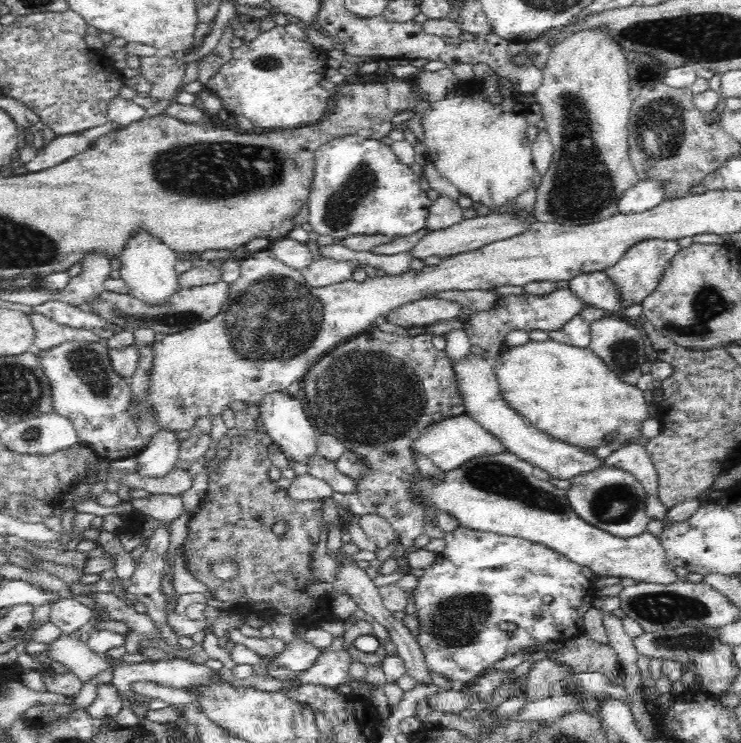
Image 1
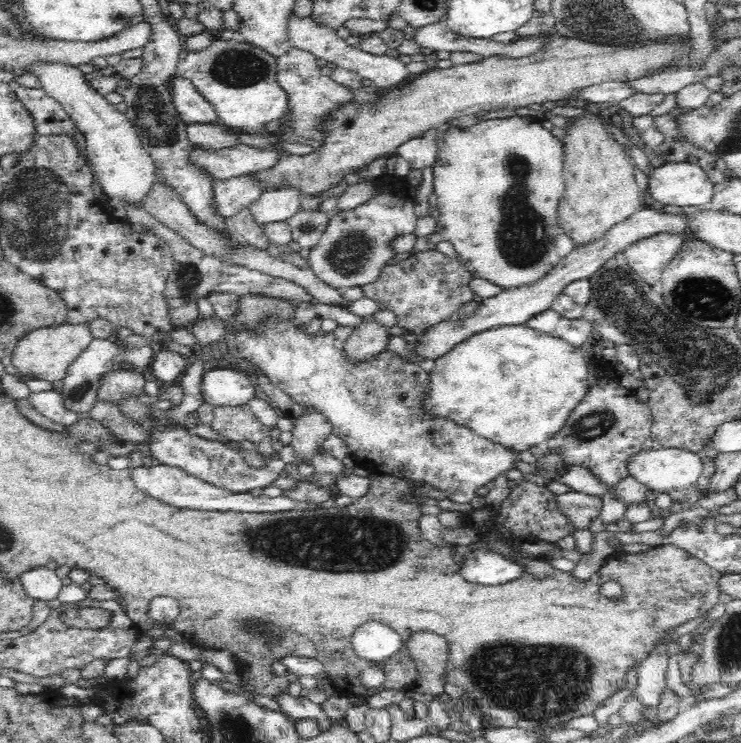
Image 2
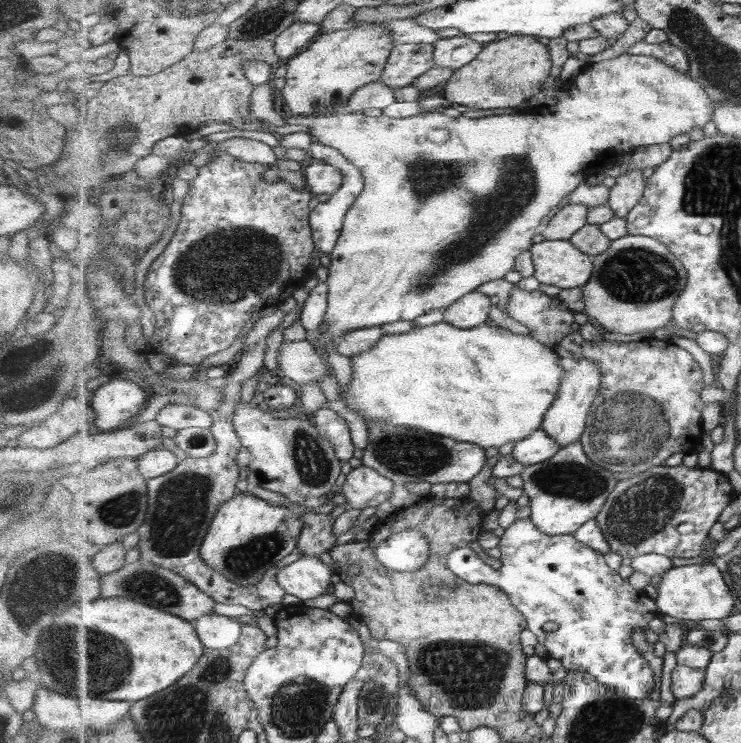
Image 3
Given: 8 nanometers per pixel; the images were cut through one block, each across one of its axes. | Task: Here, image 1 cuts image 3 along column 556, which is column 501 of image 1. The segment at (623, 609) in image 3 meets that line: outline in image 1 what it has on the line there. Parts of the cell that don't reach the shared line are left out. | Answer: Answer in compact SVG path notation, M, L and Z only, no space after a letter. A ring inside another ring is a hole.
M462 525L446 533L445 542L436 562L420 576L413 595L419 630L416 639L422 647L428 668L448 682L467 684L482 676L482 672L488 671L497 660L518 650L564 642L584 633L584 614L597 598L597 590L594 582L582 574L582 568L566 556L523 538L500 536ZM504 622L515 624L516 630L506 632L500 629Z

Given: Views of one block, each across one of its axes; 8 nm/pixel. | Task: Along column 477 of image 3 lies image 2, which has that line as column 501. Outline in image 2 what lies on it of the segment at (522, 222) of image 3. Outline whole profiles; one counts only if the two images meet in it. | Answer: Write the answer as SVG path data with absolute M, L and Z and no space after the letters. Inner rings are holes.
M512 116L512 118L494 118L480 121L470 127L449 127L441 134L437 146L437 154L433 168L433 191L437 196L435 207L439 212L437 218L436 233L442 235L443 240L450 242L458 254L456 261L468 269L474 278L483 278L485 281L496 285L502 290L519 289L531 285L546 276L567 254L570 254L575 246L572 239L565 234L557 221L557 210L560 198L565 191L563 166L565 161L564 146L561 133L553 128L546 128L539 121L538 116Z

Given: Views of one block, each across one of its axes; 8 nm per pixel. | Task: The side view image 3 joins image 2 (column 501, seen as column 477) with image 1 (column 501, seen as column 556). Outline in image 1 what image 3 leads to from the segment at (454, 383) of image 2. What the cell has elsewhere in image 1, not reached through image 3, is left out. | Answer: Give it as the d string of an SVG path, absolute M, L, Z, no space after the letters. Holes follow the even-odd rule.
M550 338L545 341L530 340L524 345L508 346L492 363L497 389L506 406L528 421L534 429L571 446L597 449L608 441L614 431L619 433L622 441L636 440L641 432L639 424L650 418L647 411L650 404L644 400L643 391L622 382L589 346L570 346Z

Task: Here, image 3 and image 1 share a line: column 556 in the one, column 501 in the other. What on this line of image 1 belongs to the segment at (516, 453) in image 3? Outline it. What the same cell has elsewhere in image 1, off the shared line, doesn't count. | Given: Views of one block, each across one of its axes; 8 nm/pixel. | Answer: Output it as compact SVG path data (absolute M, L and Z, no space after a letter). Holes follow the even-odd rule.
M466 413L434 424L423 437L413 443L413 449L430 458L444 473L459 470L464 464L474 461L476 458L497 456L509 452L498 438L495 438Z

